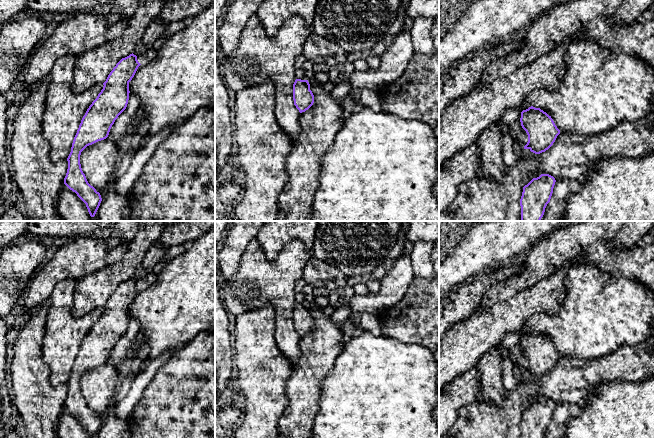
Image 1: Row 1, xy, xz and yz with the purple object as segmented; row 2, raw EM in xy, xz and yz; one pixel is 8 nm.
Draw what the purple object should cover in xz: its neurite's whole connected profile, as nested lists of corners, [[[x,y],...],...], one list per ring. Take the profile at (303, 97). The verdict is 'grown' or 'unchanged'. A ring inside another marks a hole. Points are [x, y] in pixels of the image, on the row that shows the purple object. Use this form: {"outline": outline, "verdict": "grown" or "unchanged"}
{"outline": [[[296,79],[293,84],[294,105],[300,113],[308,110],[314,103],[314,95],[308,80]]], "verdict": "unchanged"}

